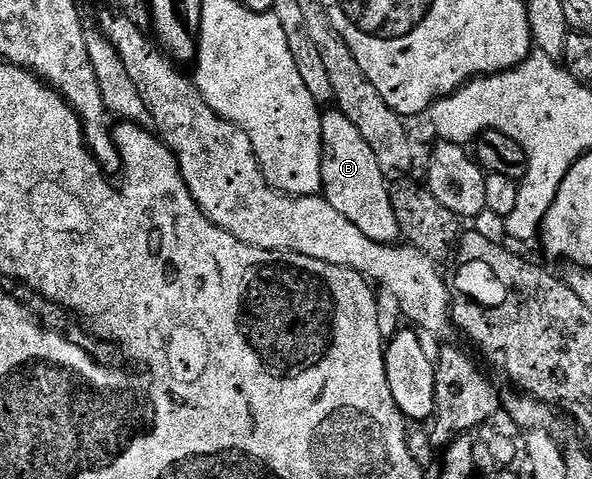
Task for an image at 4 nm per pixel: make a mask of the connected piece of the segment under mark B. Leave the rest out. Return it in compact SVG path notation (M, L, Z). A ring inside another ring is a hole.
M337 110L323 111L320 116L320 135L322 138L322 191L321 195L332 206L332 210L348 218L364 238L370 238L372 242L381 244L393 244L399 239L400 233L396 214L390 205L390 191L388 183L382 175L384 170L379 165L369 146L360 138L360 132Z

